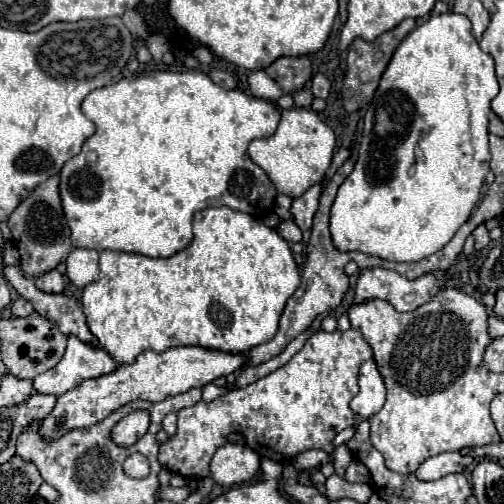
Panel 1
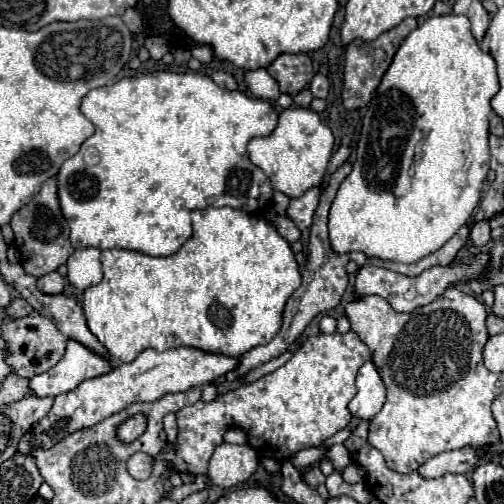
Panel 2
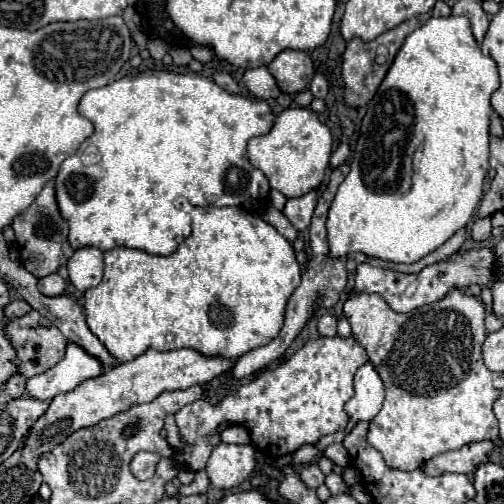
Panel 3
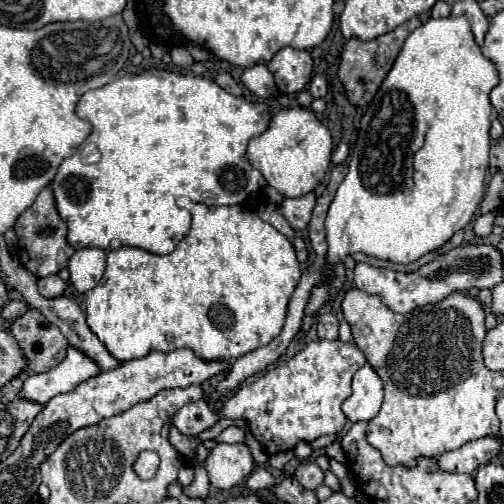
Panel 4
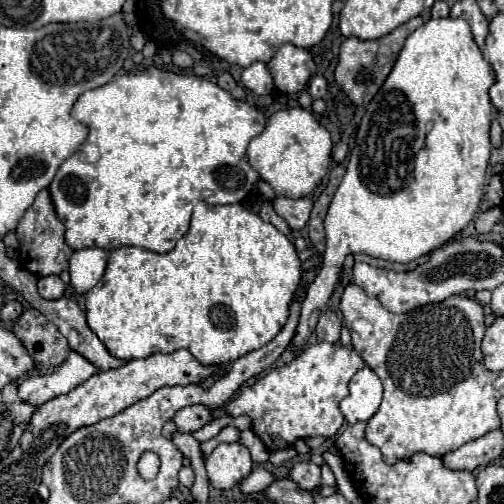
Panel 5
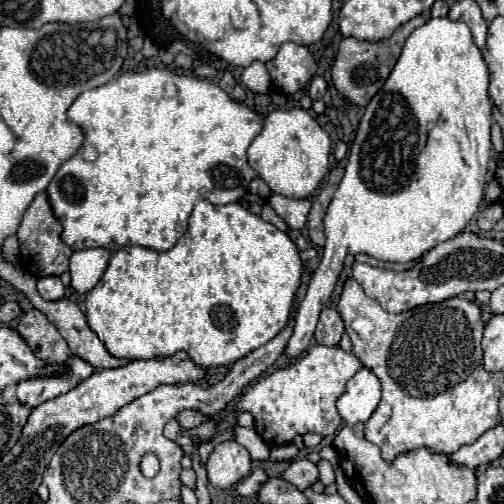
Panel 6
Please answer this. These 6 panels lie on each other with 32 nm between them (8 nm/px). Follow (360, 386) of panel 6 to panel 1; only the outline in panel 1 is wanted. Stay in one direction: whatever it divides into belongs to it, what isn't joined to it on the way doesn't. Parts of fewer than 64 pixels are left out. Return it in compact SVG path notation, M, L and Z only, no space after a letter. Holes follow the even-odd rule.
M366 360L360 366L358 384L360 384L360 392L352 398L350 408L360 418L372 418L384 406L384 402L386 402L384 380L382 380L374 360Z

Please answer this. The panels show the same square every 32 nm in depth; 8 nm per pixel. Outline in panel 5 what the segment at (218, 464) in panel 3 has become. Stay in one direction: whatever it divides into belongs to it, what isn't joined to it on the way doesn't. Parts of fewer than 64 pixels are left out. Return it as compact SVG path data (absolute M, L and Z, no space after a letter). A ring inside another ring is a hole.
M240 442L218 444L206 458L206 470L214 488L228 490L240 484L252 472L252 458L248 448L244 448Z

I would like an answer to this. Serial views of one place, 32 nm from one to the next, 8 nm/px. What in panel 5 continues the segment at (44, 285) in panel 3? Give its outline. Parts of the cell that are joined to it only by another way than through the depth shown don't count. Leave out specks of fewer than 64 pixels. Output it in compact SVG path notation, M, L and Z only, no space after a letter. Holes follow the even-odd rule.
M46 276L46 278L38 278L38 292L42 298L46 300L56 300L64 294L64 282L58 276Z

